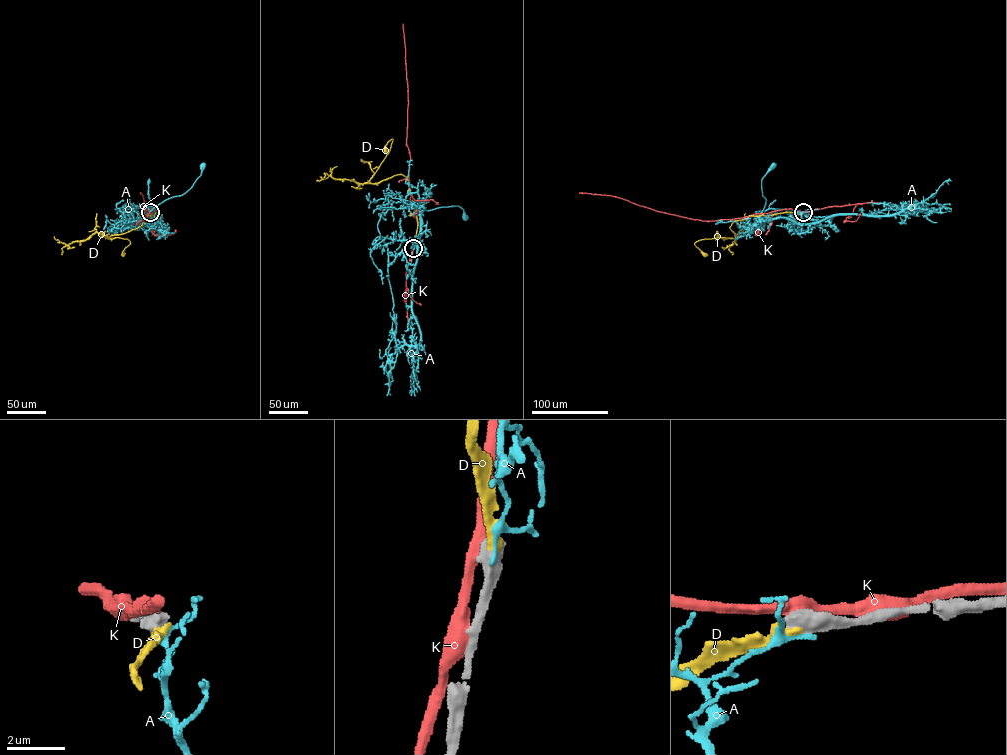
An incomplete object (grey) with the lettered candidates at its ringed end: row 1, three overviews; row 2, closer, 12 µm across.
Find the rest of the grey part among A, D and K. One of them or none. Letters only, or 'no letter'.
D

